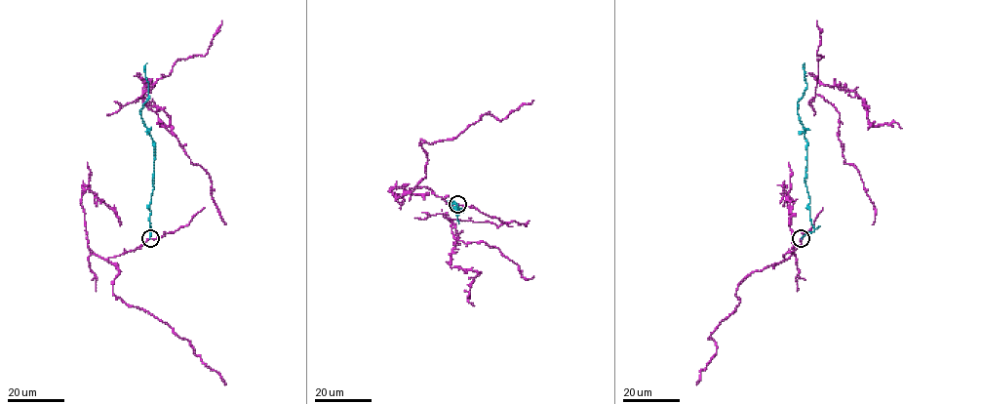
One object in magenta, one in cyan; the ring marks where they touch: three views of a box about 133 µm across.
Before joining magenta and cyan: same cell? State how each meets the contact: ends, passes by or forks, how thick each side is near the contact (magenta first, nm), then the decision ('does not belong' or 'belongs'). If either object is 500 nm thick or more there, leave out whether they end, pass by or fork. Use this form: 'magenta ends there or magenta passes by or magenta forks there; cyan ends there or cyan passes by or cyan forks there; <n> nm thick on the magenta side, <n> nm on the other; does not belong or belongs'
magenta passes by; cyan ends there; 150 nm thick on the magenta side, 140 nm on the other; does not belong

